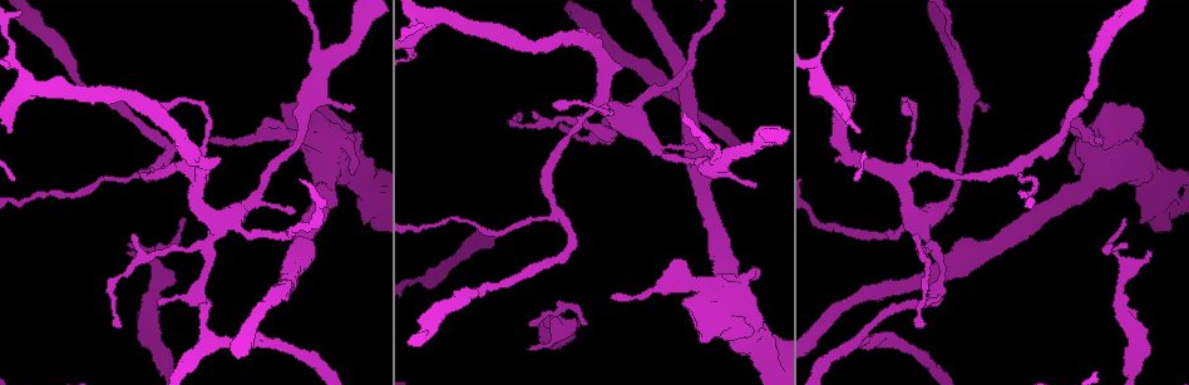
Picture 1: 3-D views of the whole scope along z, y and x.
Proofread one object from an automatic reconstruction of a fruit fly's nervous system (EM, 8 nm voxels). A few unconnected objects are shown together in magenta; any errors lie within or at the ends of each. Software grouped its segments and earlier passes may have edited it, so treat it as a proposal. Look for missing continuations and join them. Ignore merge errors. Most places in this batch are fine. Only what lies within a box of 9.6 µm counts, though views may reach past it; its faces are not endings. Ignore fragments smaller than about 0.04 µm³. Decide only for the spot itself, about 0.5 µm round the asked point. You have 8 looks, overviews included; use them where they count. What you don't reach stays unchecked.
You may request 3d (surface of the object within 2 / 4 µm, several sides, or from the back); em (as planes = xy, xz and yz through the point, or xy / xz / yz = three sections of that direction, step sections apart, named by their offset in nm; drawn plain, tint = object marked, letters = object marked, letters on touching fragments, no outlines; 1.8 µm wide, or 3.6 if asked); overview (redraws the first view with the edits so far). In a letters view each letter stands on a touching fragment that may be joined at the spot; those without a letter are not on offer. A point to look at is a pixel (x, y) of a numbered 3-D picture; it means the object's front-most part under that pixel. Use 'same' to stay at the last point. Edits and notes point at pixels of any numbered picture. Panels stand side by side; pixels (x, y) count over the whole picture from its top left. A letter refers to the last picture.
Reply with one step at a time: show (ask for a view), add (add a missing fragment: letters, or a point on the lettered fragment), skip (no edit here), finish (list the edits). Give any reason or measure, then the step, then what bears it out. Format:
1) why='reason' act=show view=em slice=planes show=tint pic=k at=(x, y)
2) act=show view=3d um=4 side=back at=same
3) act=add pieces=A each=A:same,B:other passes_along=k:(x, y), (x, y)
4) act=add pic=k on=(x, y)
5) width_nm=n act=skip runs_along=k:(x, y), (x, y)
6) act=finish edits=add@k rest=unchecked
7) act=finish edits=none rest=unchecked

why='thin end' act=show view=em slice=xy step=8 show=tint pic=1 at=(1126, 220)

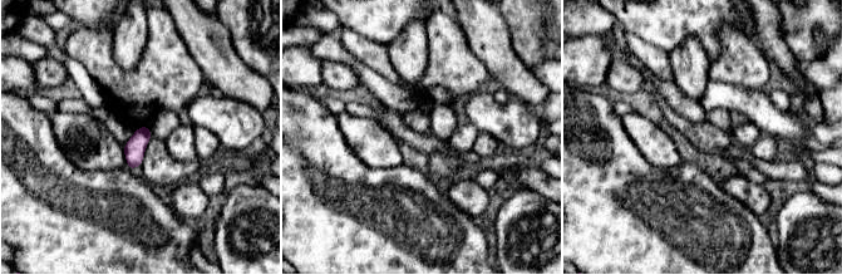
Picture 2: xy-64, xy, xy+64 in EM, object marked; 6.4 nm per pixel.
why='another direction' act=show view=em slice=xz step=8 show=letters at=same

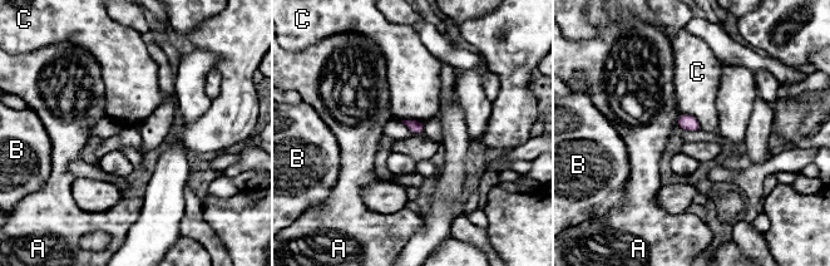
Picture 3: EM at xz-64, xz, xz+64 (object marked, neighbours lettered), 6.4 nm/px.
longest_contact=C:170nm act=skip each=A:other,B:other,C:other found='no lettered fragment goes on from it'

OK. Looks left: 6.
why='free end' act=show view=3d um=2 pic=1 at=(1075, 173)

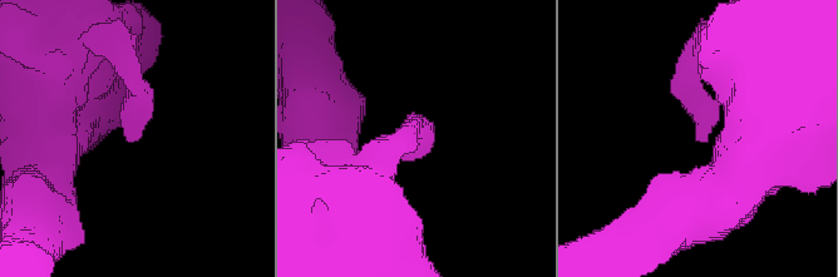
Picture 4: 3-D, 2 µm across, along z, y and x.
why='shape alone is not enough' act=show view=em slice=xy step=4 show=tint pic=4 at=(697, 135)

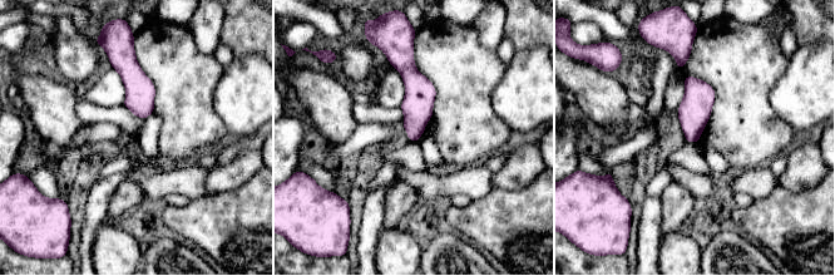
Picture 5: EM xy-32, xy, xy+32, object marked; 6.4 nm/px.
act=show view=em slice=planes show=letters at=same

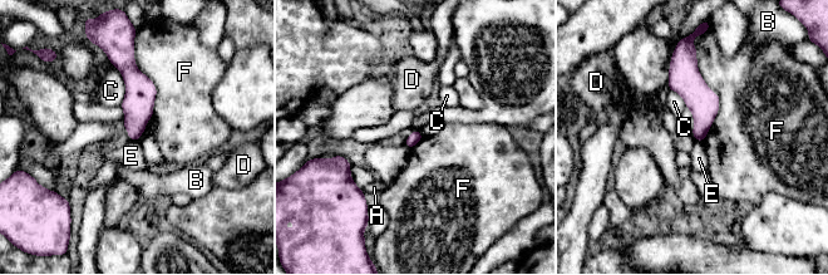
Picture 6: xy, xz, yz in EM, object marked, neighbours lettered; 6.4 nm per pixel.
longest_contact=F:600nm act=skip each=A:other,B:other,C:other,D:other,E:other,F:other border=6:(131, 140), (138, 141) found='no lettered fragment goes on from it'

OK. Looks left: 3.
why='four or more arms meet' act=show view=3d um=4 pic=1 at=(1162, 187)

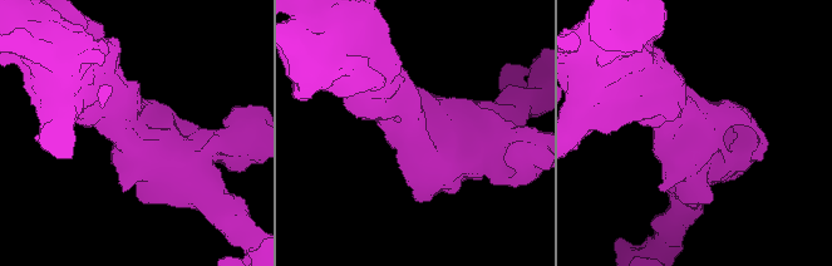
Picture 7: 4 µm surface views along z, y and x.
act=show view=em um=3.6 slice=xz step=4 show=tint pic=7 at=(132, 130)

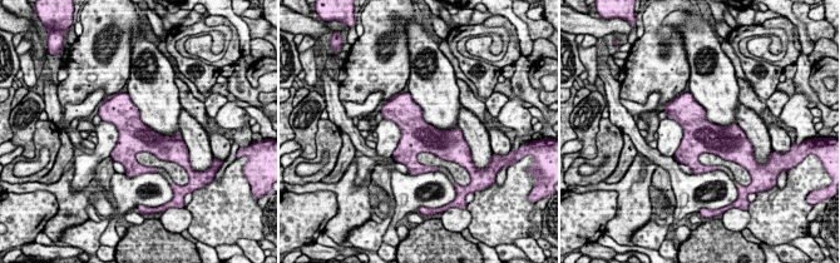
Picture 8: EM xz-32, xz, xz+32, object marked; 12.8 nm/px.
why='cut it another way' act=show view=em um=3.6 slice=planes show=letters at=same

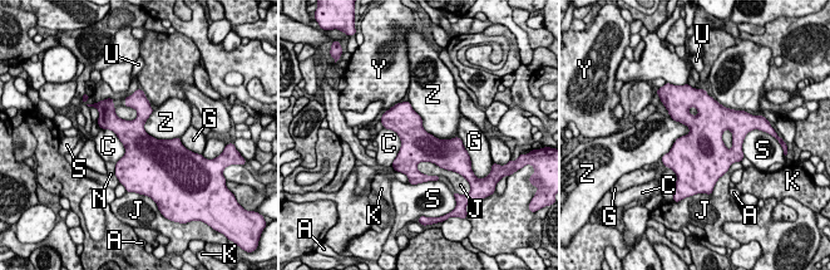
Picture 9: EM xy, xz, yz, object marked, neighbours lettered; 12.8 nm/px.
act=skip each=A:other,C:other,G:other,J:other,K:other,N:other,S:other,U:other,Y:other,Z:other found='no lettered fragment goes on from it'

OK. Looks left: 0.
act=finish edits=none rest=unchecked

